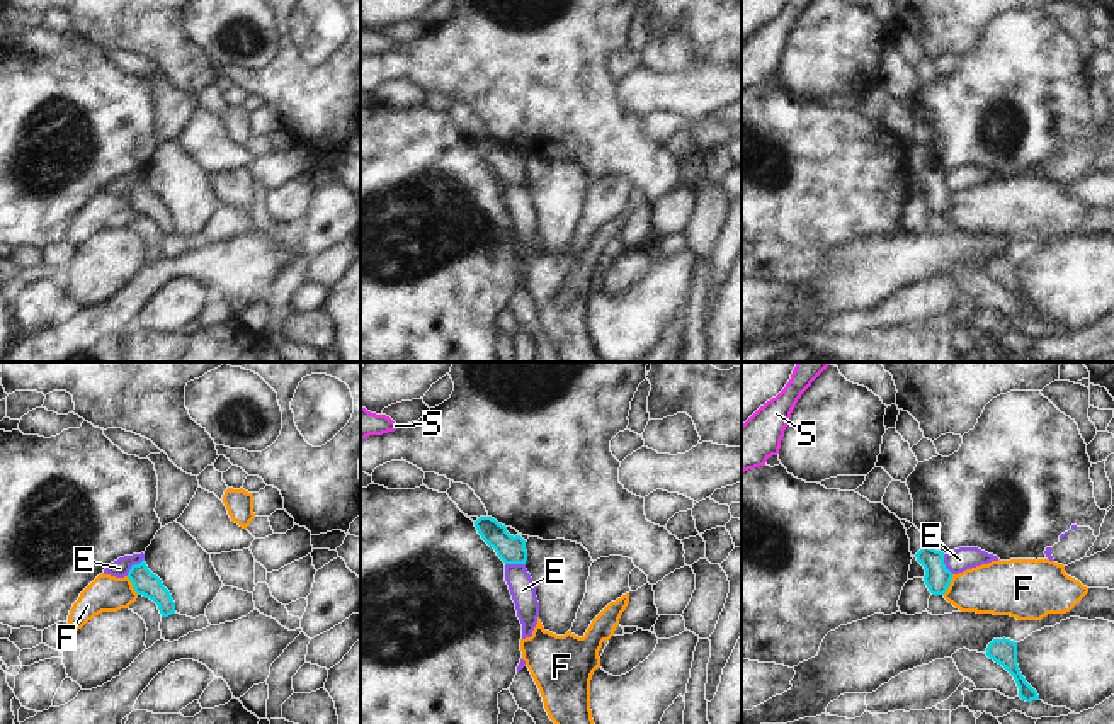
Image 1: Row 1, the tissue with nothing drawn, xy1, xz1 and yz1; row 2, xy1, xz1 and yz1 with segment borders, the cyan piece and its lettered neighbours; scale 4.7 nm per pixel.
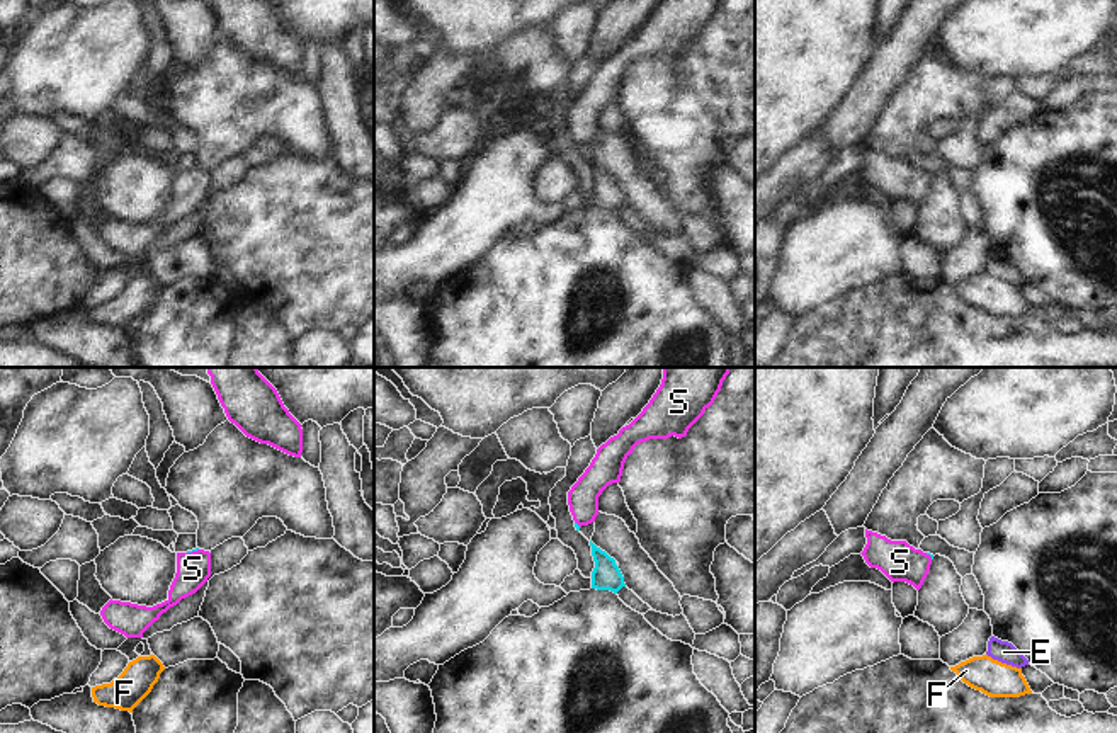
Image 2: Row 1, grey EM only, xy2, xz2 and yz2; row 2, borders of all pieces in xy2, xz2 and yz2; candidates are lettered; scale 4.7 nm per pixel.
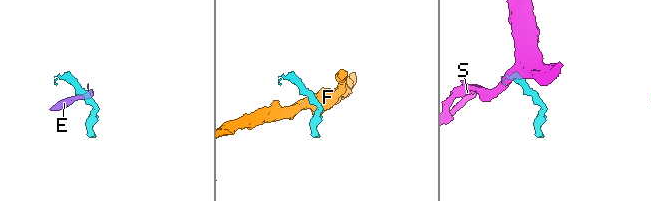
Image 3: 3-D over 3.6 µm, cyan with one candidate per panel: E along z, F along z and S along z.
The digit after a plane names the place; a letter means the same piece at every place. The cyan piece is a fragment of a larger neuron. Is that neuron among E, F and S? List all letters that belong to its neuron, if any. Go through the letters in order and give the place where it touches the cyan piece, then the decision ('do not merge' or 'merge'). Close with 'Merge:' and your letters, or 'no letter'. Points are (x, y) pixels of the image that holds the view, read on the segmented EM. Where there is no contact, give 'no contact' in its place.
E: xy1 (133, 565) | do not merge
F: yz1 (948, 585) | do not merge
S: xy2 (192, 550) | merge
Merge: S

